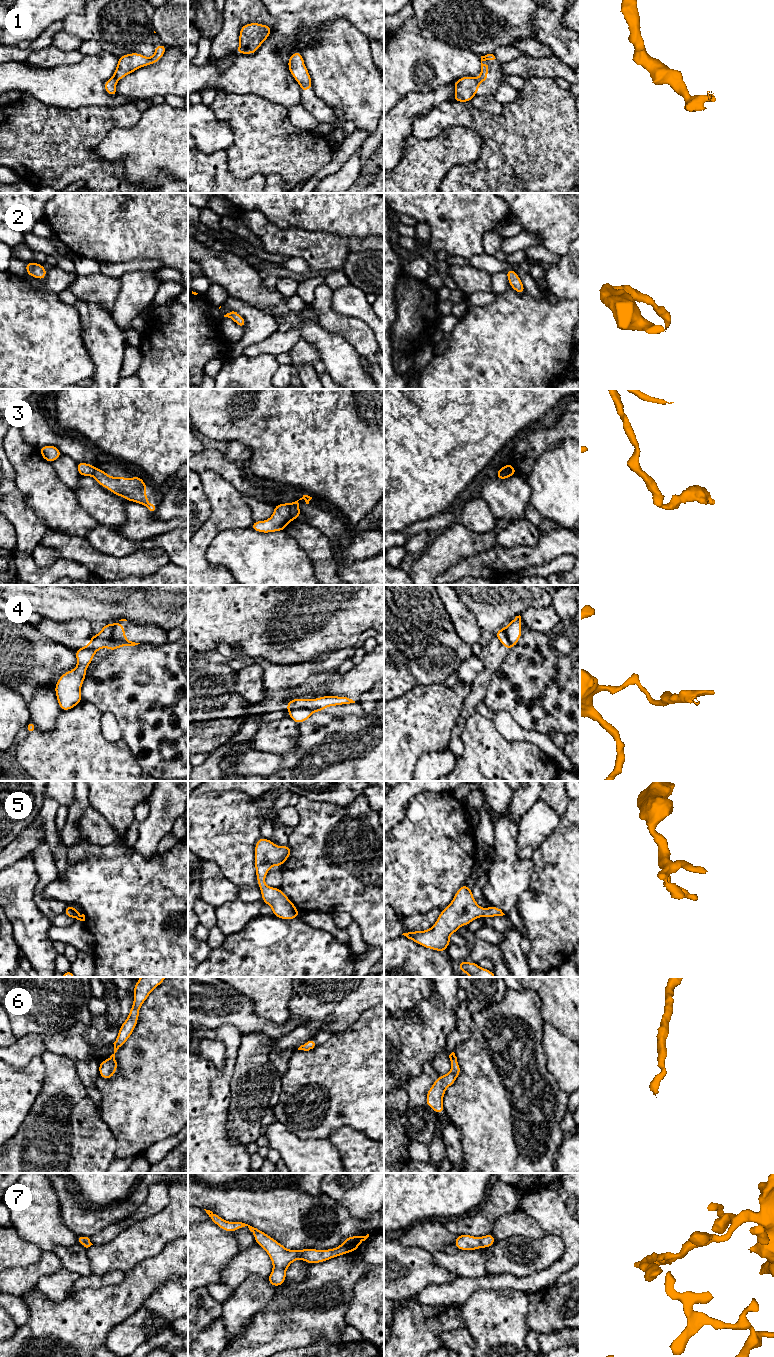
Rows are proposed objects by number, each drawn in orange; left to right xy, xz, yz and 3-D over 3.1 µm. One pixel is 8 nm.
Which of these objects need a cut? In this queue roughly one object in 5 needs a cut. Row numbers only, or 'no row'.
3, 4

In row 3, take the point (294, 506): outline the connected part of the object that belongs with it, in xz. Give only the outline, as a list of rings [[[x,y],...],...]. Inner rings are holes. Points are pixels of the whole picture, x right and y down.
[[[303,495],[303,497],[300,498],[299,500],[302,500],[302,499],[305,500],[306,504],[309,504],[309,501],[312,499],[312,497],[308,495]],[[299,500],[289,503],[292,520],[298,519],[301,515],[299,503],[298,503]]]

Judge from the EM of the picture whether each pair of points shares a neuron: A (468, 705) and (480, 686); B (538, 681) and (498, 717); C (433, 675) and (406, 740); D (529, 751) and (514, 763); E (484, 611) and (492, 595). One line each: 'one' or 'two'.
A: one
B: two
C: two
D: one
E: one

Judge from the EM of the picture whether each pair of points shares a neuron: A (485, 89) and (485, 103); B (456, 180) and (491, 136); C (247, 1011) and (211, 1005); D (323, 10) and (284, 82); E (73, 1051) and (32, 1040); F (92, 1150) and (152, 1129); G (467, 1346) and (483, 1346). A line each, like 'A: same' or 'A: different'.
A: different
B: same
C: same
D: same
E: same
F: different
G: different

